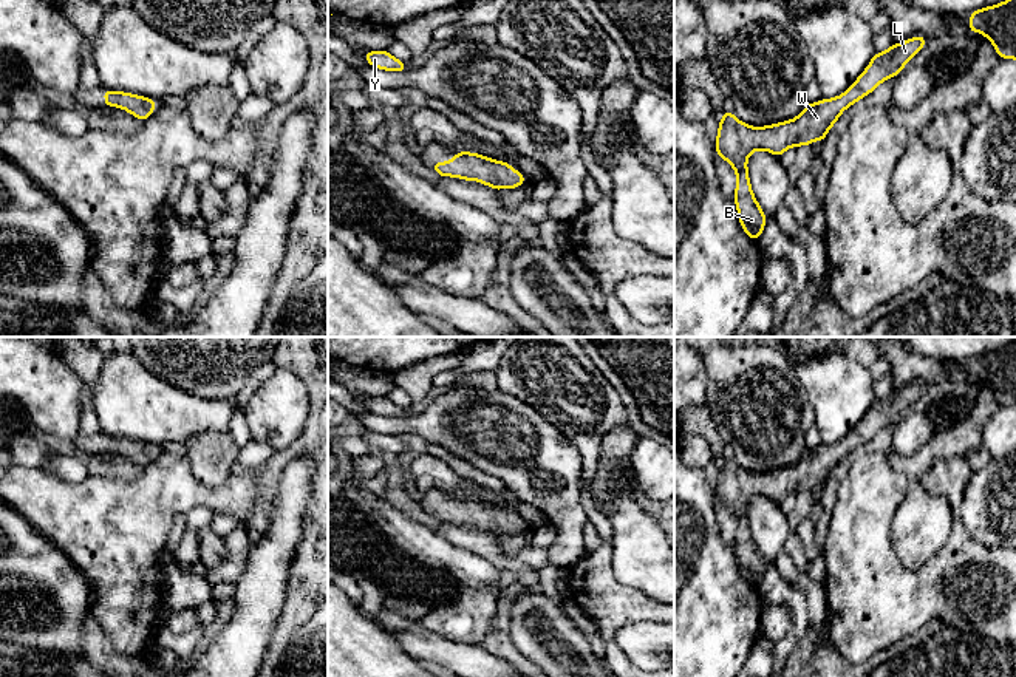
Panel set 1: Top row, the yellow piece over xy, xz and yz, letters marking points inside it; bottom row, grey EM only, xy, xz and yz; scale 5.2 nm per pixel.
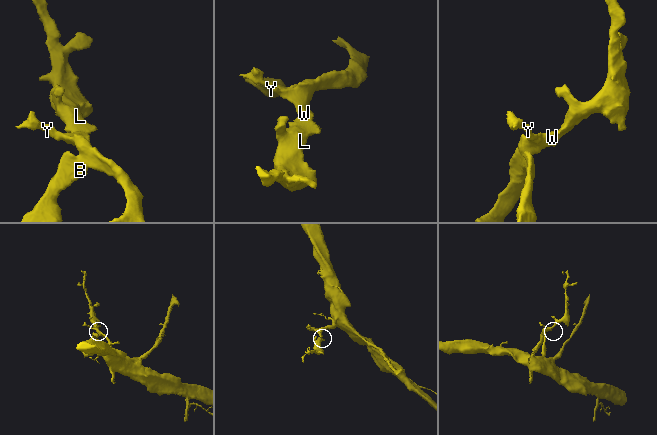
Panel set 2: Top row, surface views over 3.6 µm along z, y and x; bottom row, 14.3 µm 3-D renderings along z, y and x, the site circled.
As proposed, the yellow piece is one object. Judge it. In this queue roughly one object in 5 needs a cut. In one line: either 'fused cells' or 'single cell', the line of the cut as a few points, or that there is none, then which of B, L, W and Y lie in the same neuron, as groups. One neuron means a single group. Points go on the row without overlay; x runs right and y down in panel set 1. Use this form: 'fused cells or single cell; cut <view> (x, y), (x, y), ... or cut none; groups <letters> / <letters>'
single cell; cut none; groups B L W Y

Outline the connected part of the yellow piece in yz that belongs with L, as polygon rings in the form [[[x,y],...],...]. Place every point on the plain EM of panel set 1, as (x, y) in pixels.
[[[915,382],[891,391],[881,400],[874,399],[871,410],[841,442],[807,450],[795,465],[767,473],[750,473],[731,458],[724,458],[714,493],[716,499],[736,516],[735,550],[741,573],[753,587],[759,586],[767,564],[752,538],[748,502],[755,496],[765,496],[779,504],[790,493],[824,487],[829,475],[847,453],[872,439],[883,427],[898,422],[906,408],[925,393],[925,388],[926,382]]]

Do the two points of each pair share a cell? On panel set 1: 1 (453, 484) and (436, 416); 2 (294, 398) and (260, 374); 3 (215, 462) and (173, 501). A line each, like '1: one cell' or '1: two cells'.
1: two cells
2: two cells
3: two cells

